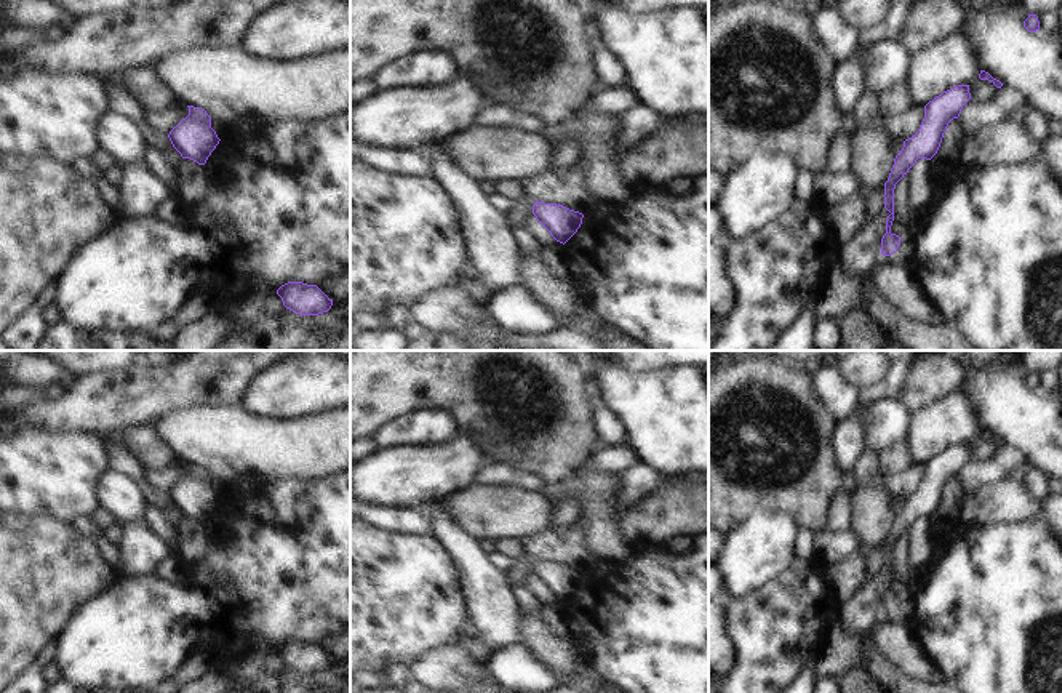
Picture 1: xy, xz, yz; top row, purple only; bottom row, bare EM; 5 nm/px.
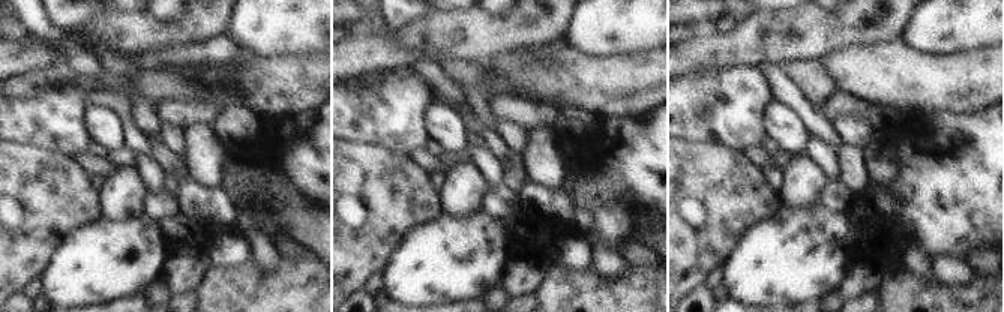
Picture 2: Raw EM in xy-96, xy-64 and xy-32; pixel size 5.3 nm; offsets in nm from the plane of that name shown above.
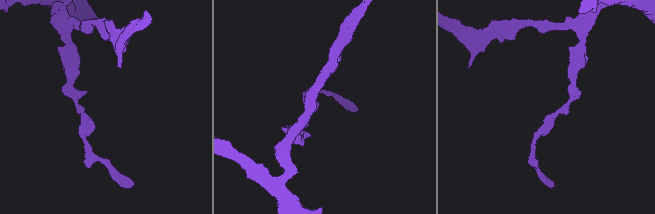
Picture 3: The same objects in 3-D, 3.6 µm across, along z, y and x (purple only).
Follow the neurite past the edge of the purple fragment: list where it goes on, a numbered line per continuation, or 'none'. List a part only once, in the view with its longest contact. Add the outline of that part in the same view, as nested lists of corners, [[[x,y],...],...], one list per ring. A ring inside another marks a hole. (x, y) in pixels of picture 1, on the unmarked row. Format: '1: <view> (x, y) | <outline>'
none

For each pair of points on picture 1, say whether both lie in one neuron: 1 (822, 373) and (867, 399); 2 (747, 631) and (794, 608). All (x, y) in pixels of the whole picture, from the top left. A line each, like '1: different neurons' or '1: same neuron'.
1: different neurons
2: same neuron

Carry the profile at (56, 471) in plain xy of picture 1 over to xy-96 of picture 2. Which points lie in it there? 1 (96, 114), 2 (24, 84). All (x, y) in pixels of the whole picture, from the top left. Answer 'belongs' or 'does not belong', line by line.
1: does not belong
2: does not belong

